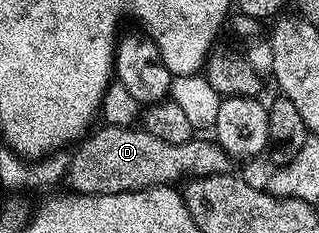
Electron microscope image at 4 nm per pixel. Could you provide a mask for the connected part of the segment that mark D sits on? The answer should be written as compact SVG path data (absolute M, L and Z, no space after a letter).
M142 126L101 127L95 127L73 149L69 162L68 181L70 180L71 186L74 187L71 189L75 193L84 196L103 196L135 192L141 188L155 186L174 186L187 178L230 172L232 168L230 166L232 157L213 139L193 138L183 145L172 145L153 137Z

